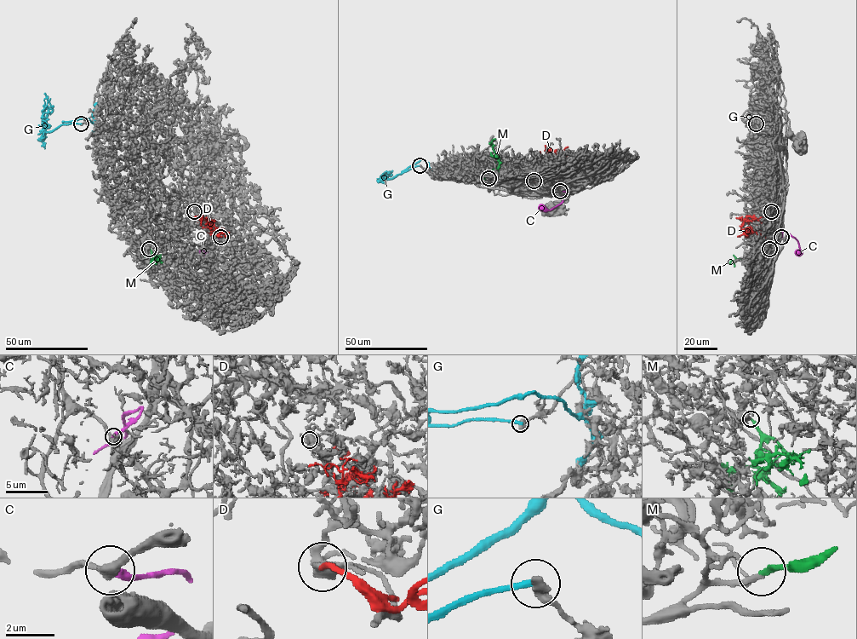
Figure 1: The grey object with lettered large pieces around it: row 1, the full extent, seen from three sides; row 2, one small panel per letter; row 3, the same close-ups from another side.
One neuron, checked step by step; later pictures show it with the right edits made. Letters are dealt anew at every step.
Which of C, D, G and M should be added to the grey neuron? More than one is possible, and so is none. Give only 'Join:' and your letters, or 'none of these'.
Join: M

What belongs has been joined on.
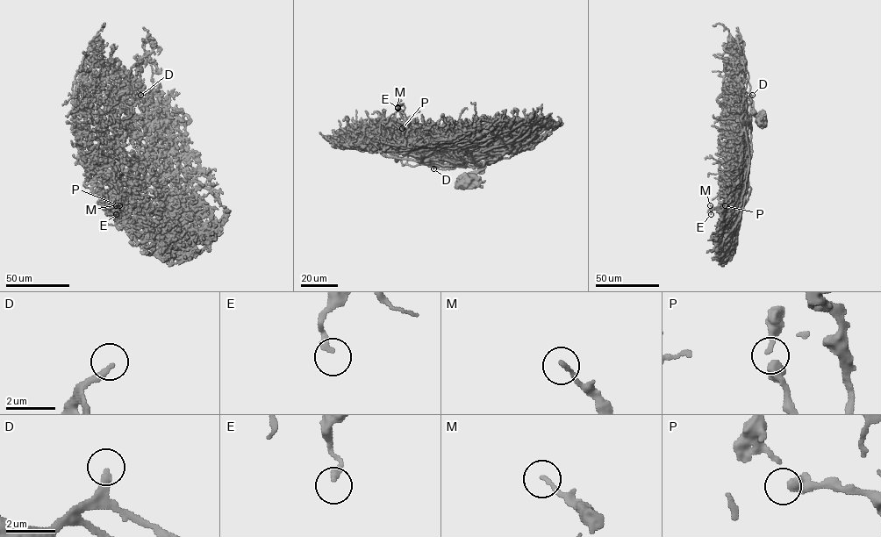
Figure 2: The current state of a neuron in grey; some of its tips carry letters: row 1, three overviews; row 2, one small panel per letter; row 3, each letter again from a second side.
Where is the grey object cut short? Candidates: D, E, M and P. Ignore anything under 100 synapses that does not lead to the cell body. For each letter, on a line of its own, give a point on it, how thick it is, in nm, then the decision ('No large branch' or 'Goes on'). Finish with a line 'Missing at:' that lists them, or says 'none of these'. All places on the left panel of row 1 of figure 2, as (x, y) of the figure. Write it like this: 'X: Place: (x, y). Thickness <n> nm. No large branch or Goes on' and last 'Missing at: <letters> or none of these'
D: Place: (140, 95). Thickness 260 nm. Goes on
E: Place: (116, 214). Thickness 260 nm. No large branch
M: Place: (116, 205). Thickness 150 nm. No large branch
P: Place: (119, 205). Thickness 360 nm. No large branch
Missing at: D

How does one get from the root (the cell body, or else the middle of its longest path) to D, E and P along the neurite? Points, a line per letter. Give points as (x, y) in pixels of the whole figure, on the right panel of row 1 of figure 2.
D: (762, 118), (752, 112), (750, 125), (749, 97), (752, 95)
E: (762, 118), (751, 113), (749, 161), (732, 187), (730, 198), (734, 205), (712, 208), (711, 214)
P: (762, 118), (751, 113), (749, 161), (741, 177), (732, 187), (730, 198), (734, 205), (725, 205)

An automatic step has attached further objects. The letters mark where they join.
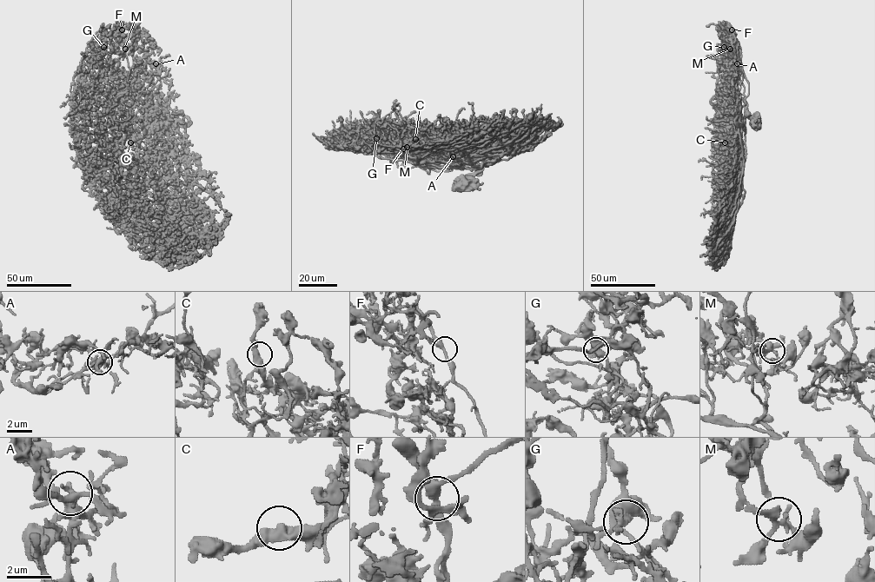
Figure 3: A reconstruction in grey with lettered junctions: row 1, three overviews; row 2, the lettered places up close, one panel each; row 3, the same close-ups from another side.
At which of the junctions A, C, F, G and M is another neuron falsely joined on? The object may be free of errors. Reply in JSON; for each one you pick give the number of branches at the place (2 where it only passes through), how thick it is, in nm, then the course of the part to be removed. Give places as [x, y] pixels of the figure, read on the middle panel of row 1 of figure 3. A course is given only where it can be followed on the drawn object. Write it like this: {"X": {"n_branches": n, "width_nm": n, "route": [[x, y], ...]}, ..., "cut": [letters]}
{"cut": []}

